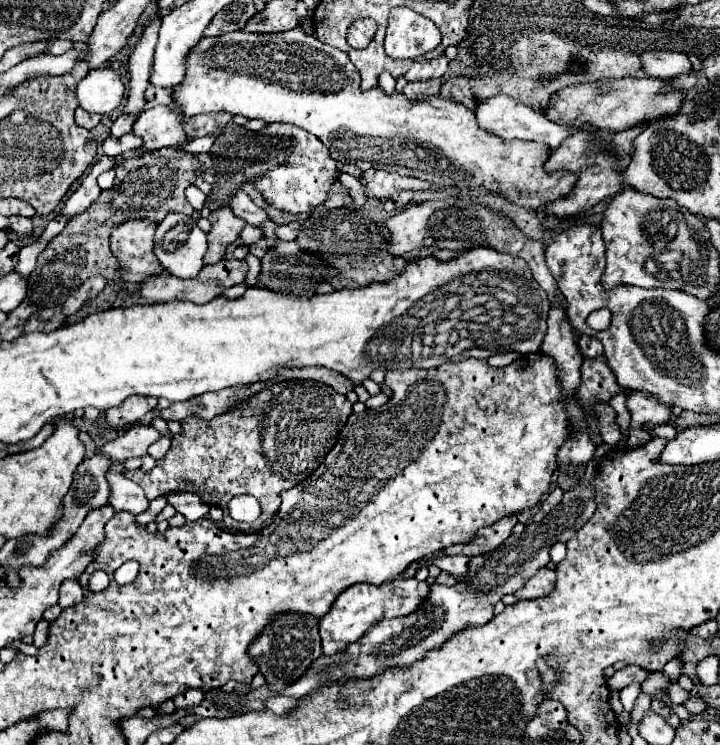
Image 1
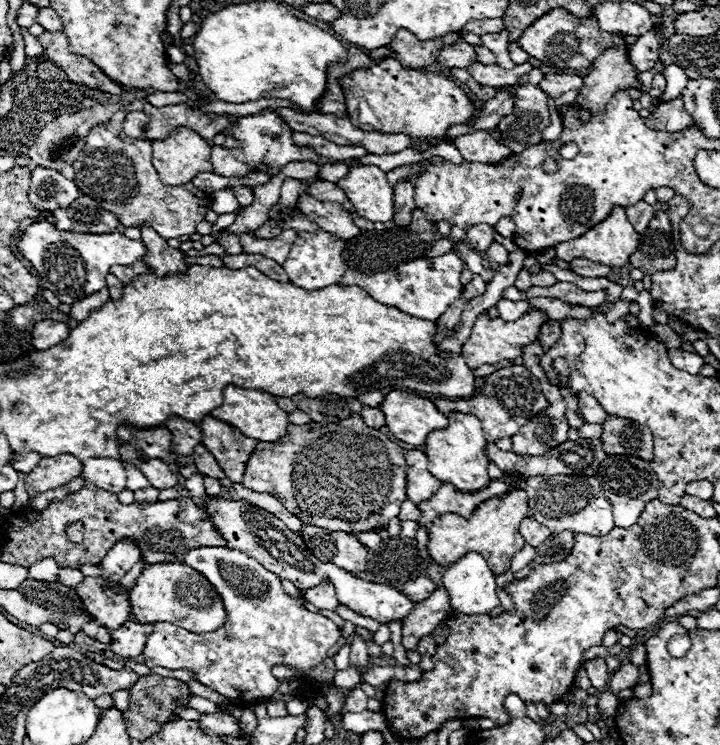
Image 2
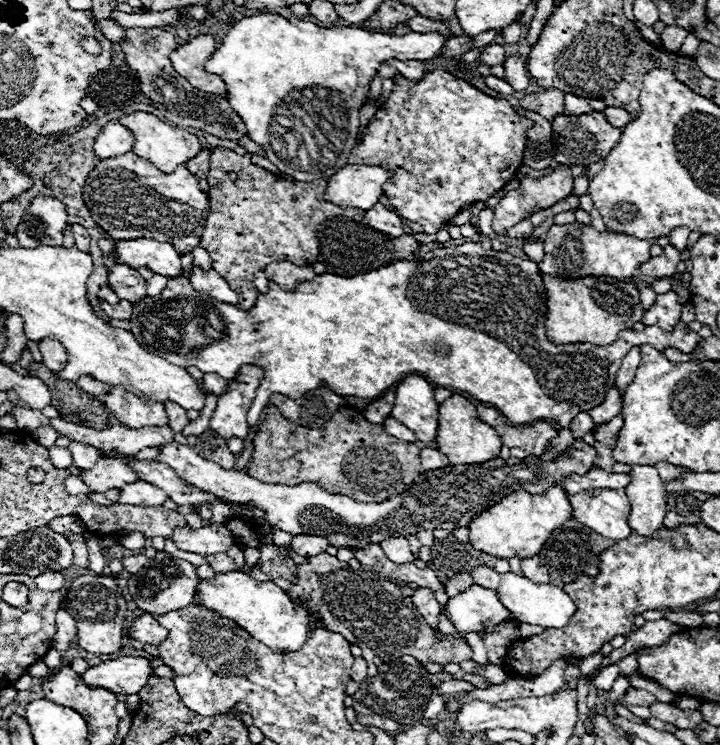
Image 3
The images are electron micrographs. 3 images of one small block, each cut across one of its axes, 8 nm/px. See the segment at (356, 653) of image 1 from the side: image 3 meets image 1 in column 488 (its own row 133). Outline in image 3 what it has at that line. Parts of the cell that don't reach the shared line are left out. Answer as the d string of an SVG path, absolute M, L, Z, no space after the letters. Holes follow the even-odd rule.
M592 112L592 114L580 114L580 116L570 116L570 114L558 114L552 120L552 140L554 140L554 160L558 164L568 164L568 166L584 166L584 164L594 164L600 156L606 158L606 154L616 146L620 140L622 130L614 128L606 122L604 114Z

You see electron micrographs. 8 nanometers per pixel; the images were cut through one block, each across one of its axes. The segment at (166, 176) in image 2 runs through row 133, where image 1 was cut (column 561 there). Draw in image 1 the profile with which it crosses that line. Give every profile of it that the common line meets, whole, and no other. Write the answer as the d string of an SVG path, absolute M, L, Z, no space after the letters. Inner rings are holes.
M302 28L274 34L250 34L238 30L214 38L204 36L188 52L184 80L172 88L172 98L188 118L224 110L266 122L288 122L318 136L328 146L332 158L342 164L354 164L360 170L384 168L400 176L414 176L446 188L478 188L484 184L486 190L504 192L512 202L526 208L544 208L550 200L568 194L576 182L576 174L570 172L556 172L552 176L544 172L544 162L550 152L548 148L524 140L504 140L482 130L476 114L458 102L440 96L414 102L398 92L388 96L382 88L362 92L358 72L346 52L322 44Z

